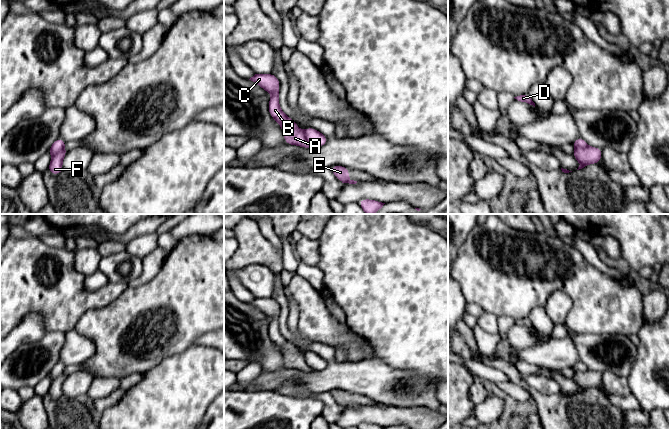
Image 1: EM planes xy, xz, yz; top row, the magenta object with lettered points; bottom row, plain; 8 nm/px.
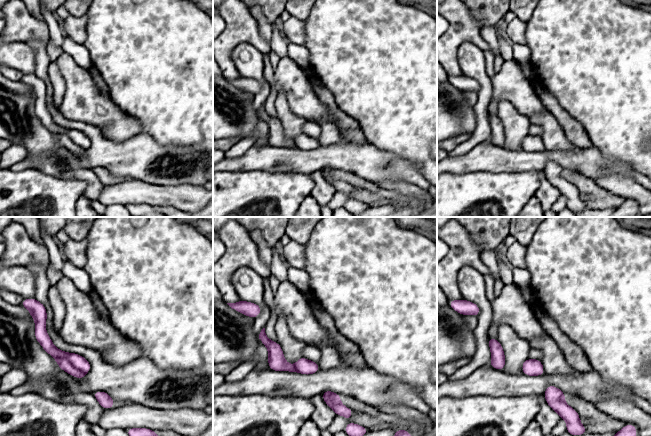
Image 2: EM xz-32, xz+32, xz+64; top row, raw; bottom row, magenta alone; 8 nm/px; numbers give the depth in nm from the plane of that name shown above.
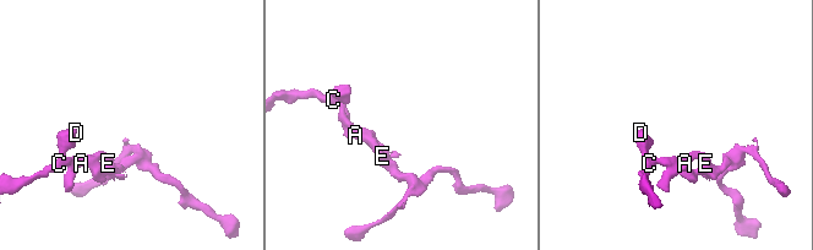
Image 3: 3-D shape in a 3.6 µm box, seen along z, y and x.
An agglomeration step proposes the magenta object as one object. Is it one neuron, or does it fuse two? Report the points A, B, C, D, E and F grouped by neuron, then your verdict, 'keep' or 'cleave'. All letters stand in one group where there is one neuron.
A E F / B C D; cleave

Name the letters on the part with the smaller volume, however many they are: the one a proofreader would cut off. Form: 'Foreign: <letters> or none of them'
Foreign: A, E, F

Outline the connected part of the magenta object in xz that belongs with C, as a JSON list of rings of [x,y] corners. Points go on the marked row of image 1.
[[[255,74],[249,80],[258,84],[267,93],[272,93],[272,97],[268,103],[269,113],[272,118],[278,123],[282,123],[286,119],[286,115],[279,106],[279,88],[280,82],[274,74]]]

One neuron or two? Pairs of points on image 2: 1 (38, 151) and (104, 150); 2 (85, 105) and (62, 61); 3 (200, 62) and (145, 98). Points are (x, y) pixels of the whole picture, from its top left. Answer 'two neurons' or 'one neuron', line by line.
1: two neurons
2: one neuron
3: one neuron

